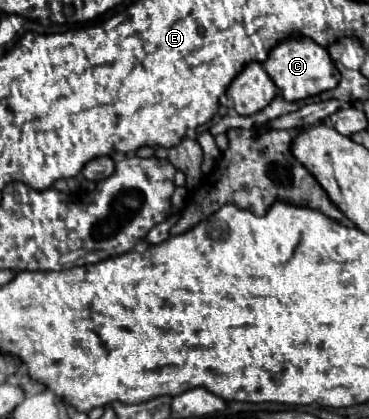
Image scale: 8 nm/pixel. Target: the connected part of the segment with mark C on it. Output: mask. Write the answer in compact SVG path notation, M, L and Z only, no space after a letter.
M291 36L281 40L271 52L269 58L263 62L267 74L271 76L271 80L275 82L275 86L281 90L283 98L289 102L295 100L303 100L315 94L321 94L325 90L331 90L339 84L339 70L335 68L327 48L319 46L317 42L313 42L311 38L305 36Z

